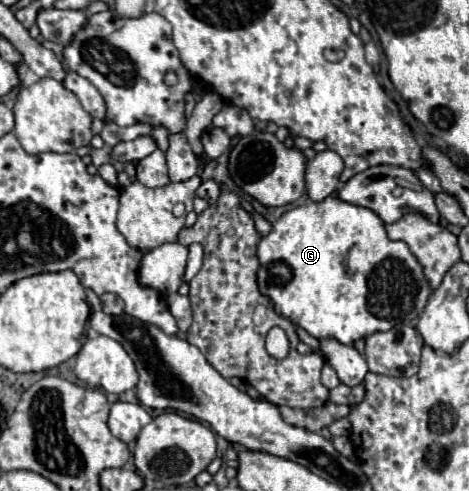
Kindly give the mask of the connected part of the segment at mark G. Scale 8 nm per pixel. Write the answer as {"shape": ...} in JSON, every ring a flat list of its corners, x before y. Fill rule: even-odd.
{"shape":[[331,195,283,213,271,233,259,241,257,257,261,261,257,273,261,293,275,303,277,313,289,317,317,339,333,337,351,345,373,331,389,331,389,327,401,325,405,319,411,323,425,309,431,295,423,267,417,263,409,245,389,239,383,221,371,209,345,203]]}

